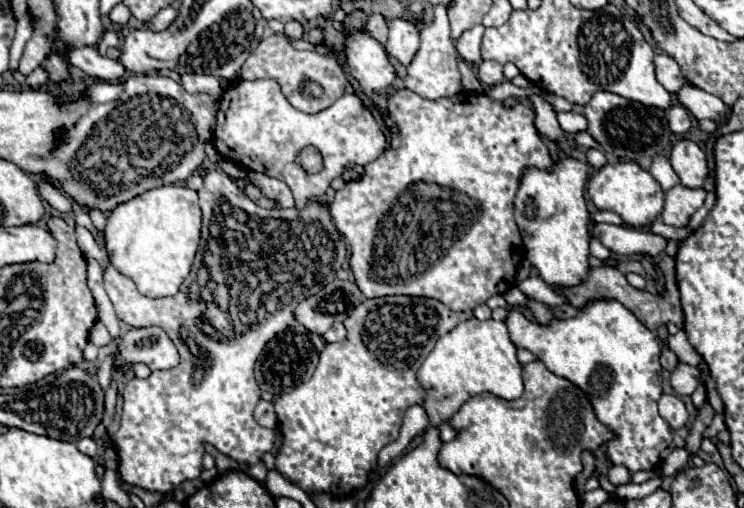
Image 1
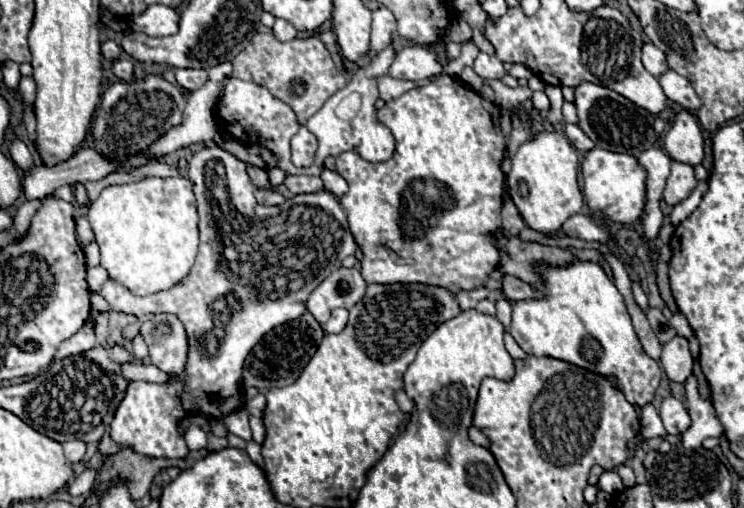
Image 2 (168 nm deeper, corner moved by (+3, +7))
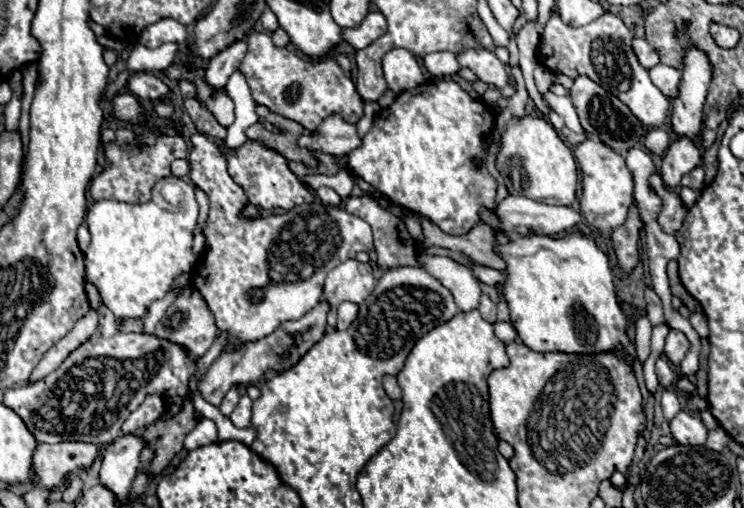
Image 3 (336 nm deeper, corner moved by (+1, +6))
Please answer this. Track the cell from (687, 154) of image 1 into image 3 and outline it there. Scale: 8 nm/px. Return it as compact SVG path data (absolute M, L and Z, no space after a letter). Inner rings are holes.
M688 47L682 57L682 79L678 97L672 99L672 127L676 135L696 137L702 129L702 107L712 79L708 55L698 47Z

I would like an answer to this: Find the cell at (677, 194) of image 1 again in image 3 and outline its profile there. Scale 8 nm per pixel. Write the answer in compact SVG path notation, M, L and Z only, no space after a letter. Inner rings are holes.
M676 137L662 157L660 175L668 187L678 187L682 175L700 165L700 149L690 137Z

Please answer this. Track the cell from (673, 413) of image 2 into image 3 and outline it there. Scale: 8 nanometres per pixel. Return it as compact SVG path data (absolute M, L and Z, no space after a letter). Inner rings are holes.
M680 411L670 423L672 435L680 445L704 445L708 429L698 415Z

